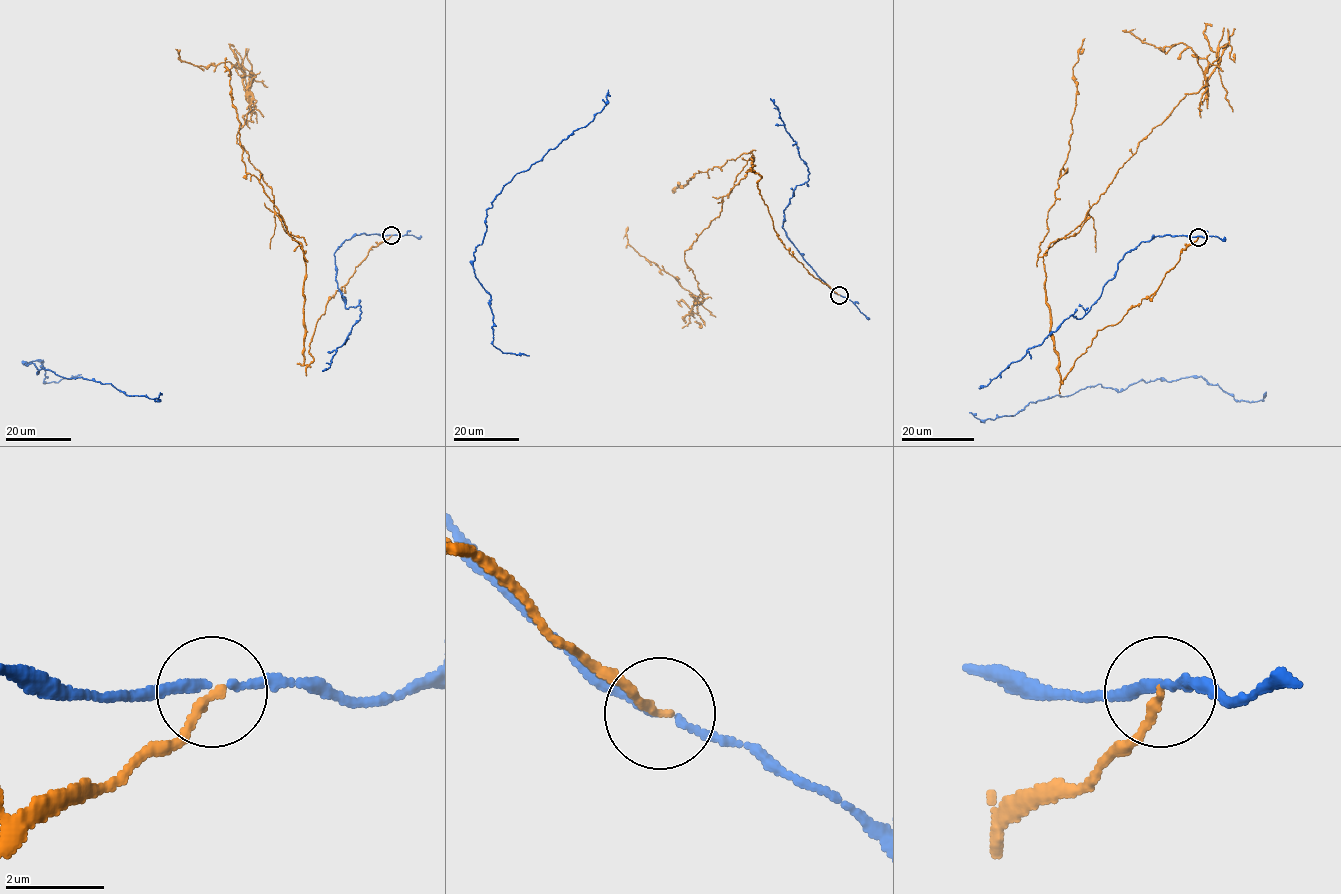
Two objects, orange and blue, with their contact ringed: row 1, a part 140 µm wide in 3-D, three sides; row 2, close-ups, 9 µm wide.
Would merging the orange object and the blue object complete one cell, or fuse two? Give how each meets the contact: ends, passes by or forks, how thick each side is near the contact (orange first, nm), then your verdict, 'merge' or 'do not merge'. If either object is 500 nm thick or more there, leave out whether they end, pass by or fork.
orange ends | blue passes by | 170/130 nm | do not merge

